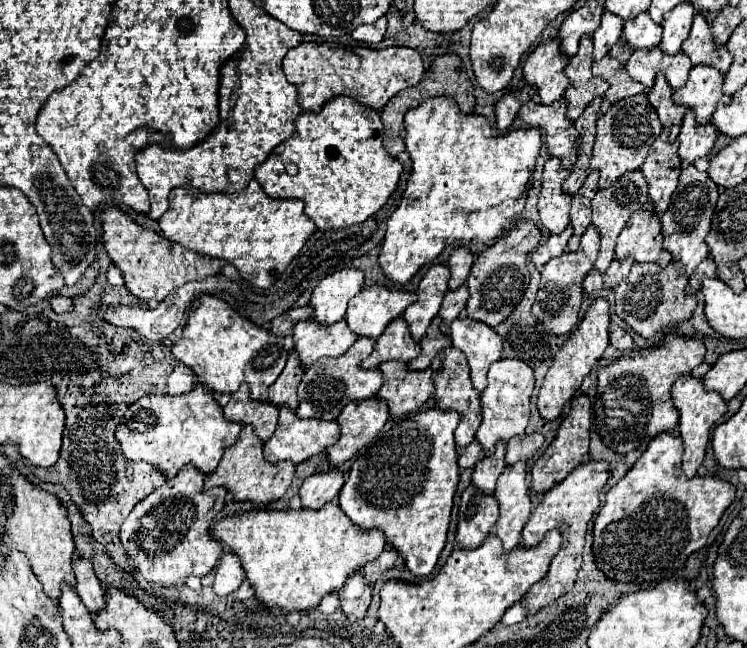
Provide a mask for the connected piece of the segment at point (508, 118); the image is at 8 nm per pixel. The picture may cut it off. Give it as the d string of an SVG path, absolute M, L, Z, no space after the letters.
M519 92L507 94L507 96L503 96L503 98L495 104L495 118L497 118L497 130L499 130L499 132L505 132L505 130L511 126L511 122L515 120L519 108L521 108Z

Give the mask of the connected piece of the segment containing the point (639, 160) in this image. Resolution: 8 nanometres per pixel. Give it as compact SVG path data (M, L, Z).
M645 94L629 96L615 102L597 120L597 138L591 154L591 170L597 170L601 174L599 188L609 188L621 176L639 170L651 148L651 140L655 140L659 134L661 134L661 122L655 110L649 106Z

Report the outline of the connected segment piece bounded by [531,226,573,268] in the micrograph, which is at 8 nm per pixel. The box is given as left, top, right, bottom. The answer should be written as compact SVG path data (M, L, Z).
M567 226L561 234L551 234L531 256L531 262L535 264L535 268L541 268L545 266L551 258L557 258L561 256L565 250L567 250L567 240L571 238L573 234L573 228Z

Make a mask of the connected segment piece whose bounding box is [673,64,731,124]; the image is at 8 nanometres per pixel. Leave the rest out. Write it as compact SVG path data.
M699 64L691 70L683 88L673 92L673 102L683 104L695 112L699 124L709 124L717 104L727 104L731 98L723 94L723 74L711 66Z

